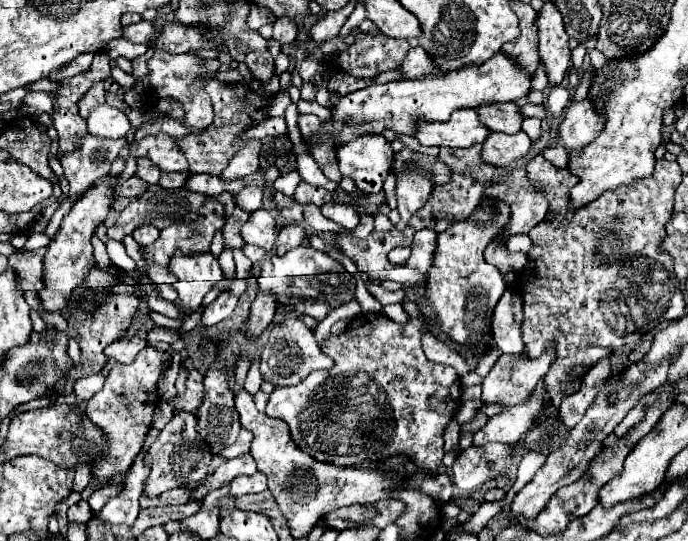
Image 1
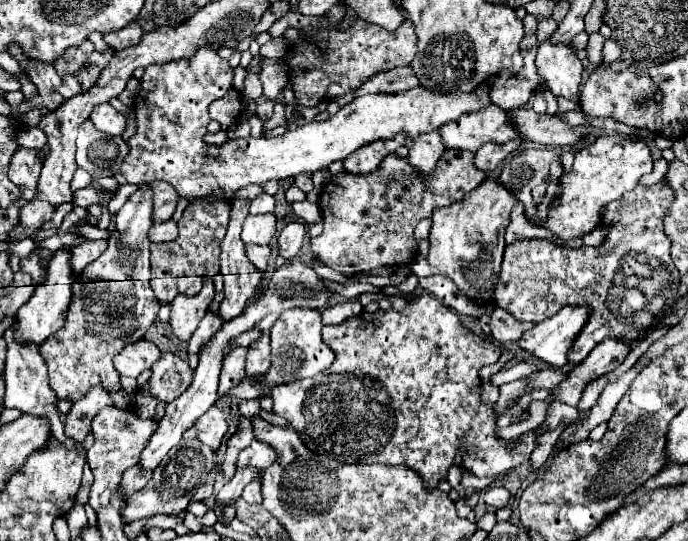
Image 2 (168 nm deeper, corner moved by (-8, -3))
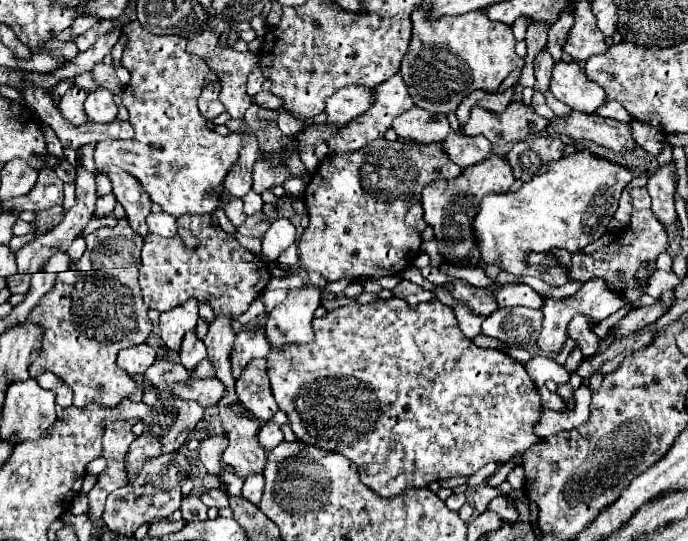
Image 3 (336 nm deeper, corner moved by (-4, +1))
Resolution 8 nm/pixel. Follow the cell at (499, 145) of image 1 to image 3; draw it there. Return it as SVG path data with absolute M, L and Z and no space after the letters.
M450 132L444 140L444 150L460 168L468 168L486 160L492 152L492 144L482 136L466 138L456 132Z

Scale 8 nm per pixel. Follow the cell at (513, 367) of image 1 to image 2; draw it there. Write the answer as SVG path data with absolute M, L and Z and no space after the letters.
M562 306L554 316L536 324L518 344L536 358L562 368L568 364L568 350L590 318L590 306Z

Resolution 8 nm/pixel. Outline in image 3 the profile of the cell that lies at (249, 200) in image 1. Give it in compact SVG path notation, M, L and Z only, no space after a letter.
M250 190L250 194L246 194L246 196L242 198L242 202L244 202L244 212L246 212L248 216L252 216L252 214L260 212L260 210L262 210L262 206L264 206L262 196L260 196L260 194L256 194L254 190Z

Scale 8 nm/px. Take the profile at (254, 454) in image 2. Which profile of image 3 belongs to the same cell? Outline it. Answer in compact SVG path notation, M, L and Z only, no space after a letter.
M268 422L268 424L264 424L262 428L260 428L260 434L258 434L258 442L262 442L262 448L266 448L268 452L274 448L274 446L278 446L280 442L282 442L282 430L280 430L280 426L276 426L276 424L272 424L272 422Z

